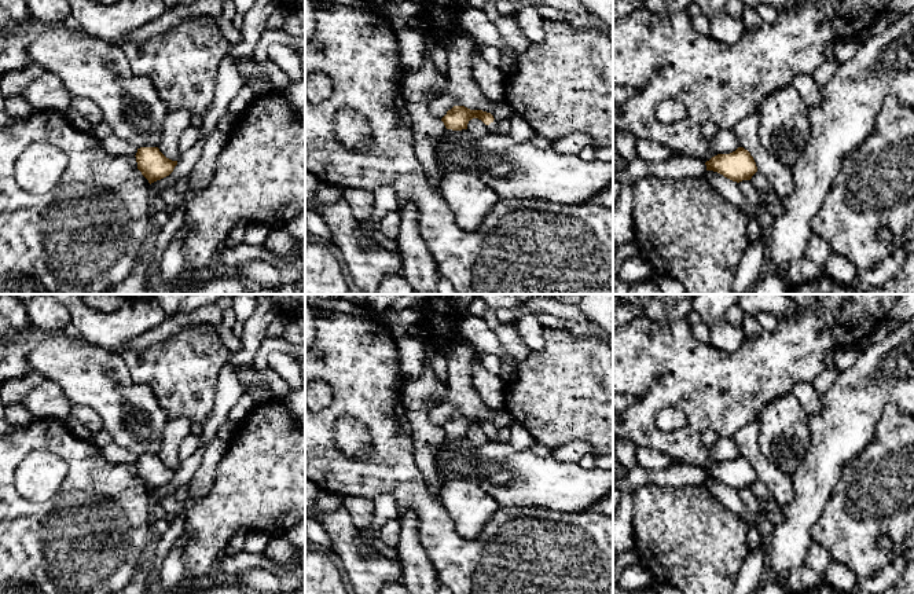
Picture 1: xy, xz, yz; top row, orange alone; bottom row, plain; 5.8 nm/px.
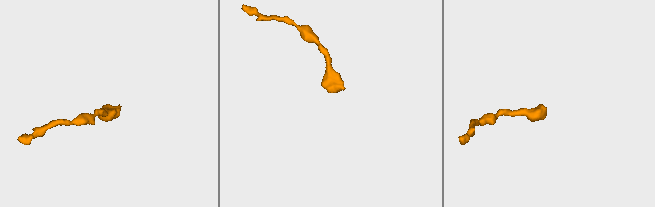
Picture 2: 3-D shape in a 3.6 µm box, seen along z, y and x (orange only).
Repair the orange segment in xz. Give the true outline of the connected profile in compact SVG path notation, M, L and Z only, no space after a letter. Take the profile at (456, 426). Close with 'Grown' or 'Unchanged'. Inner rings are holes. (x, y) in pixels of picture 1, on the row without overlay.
M454 414L447 422L441 426L447 437L462 439L467 437L470 428L481 428L491 441L495 441L498 434L498 428L493 426L491 421L482 418L470 418L465 414Z. Grown

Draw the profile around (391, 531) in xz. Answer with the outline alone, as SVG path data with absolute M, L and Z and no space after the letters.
M399 518L388 521L379 534L379 538L383 540L383 543L390 549L397 549L399 539L401 534L401 524Z

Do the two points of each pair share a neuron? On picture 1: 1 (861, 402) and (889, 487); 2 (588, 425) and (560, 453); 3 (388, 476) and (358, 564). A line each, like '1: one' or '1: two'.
1: two
2: two
3: two

